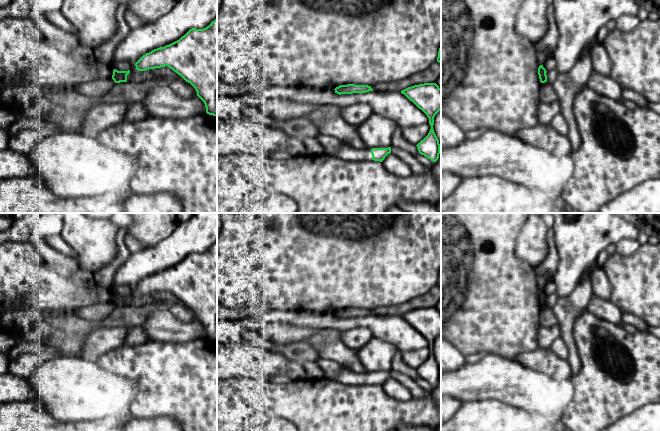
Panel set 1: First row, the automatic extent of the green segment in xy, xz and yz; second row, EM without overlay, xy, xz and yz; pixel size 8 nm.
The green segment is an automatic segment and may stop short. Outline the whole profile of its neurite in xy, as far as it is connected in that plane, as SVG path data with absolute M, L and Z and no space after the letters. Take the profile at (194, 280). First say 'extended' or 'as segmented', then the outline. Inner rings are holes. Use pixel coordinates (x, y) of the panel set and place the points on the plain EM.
as segmented; M217 243L206 252L192 252L179 264L146 277L135 287L135 290L138 295L168 290L195 312L197 320L205 328L206 337L217 340Z

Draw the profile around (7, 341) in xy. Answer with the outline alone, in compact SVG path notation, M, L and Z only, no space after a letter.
M0 332L0 351L9 353L11 348L21 342L23 334L13 335Z

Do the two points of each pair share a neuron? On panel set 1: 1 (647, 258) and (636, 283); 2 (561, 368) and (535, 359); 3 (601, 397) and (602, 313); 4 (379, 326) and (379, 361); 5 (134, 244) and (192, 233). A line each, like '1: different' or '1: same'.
1: same
2: same
3: different
4: different
5: different

